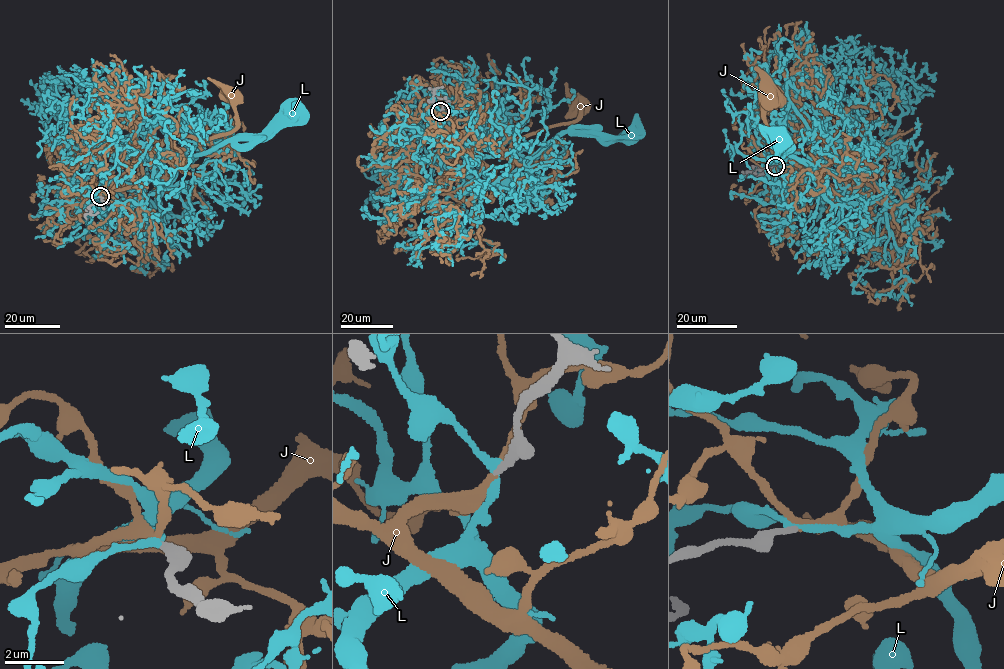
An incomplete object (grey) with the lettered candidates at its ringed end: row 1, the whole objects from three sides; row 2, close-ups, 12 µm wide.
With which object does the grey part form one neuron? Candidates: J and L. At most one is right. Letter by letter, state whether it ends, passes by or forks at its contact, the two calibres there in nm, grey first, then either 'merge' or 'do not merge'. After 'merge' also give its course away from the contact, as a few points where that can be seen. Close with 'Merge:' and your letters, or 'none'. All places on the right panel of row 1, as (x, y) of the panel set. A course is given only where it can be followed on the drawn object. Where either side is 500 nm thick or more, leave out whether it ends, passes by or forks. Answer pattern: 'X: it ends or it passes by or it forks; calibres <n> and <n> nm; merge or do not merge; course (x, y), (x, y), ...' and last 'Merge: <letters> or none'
J: it passes by; calibres 240 and 240 nm; merge; course (775, 165), (823, 177), (844, 148), (875, 169), (830, 160), (818, 137), (778, 143), (765, 119), (768, 100)
L: it passes by; calibres 240 and 240 nm; do not merge
Merge: J

